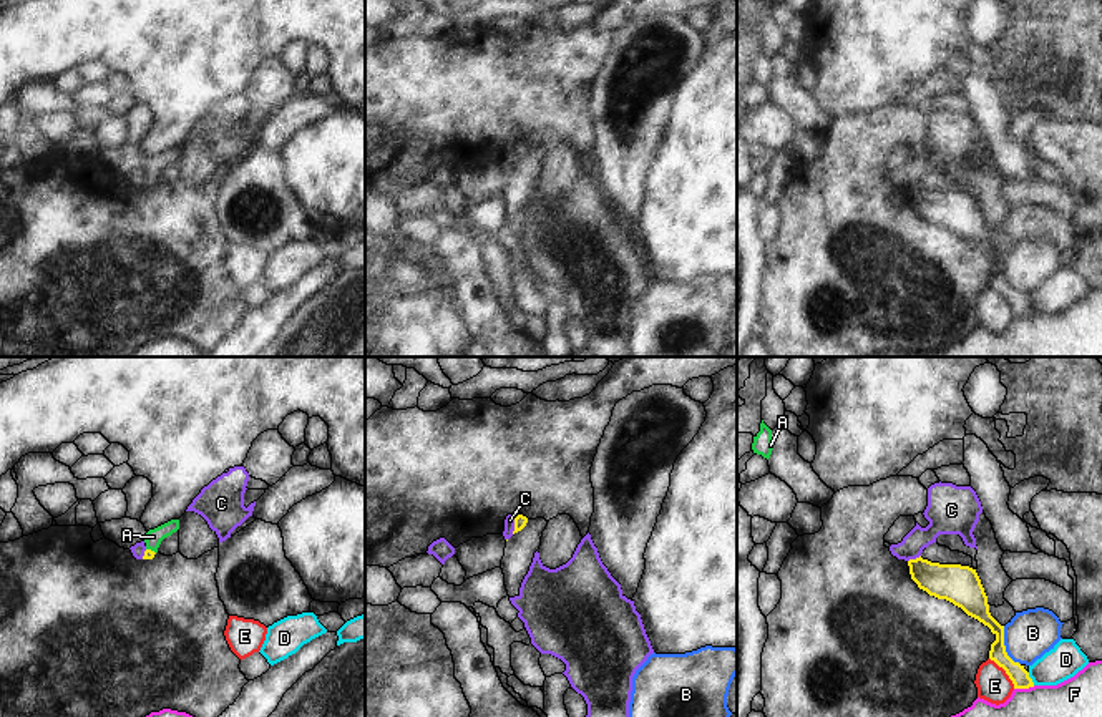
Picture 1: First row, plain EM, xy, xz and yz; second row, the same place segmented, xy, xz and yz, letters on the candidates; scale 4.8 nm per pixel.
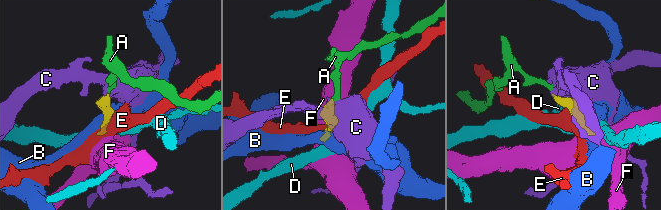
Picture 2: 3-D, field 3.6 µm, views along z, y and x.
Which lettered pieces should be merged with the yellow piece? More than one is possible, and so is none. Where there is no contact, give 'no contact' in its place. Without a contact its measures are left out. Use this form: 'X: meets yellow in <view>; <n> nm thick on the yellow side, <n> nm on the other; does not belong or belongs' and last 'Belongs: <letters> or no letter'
A: meets yellow in xy; 50 nm thick on the yellow side, 80 nm on the other; belongs
B: meets yellow in yz; 120 nm thick on the yellow side, 240 nm on the other; does not belong
C: meets yellow in xz; 60 nm thick on the yellow side, 50 nm on the other; does not belong
D: meets yellow in yz; 90 nm thick on the yellow side, 170 nm on the other; does not belong
E: meets yellow in yz; 90 nm thick on the yellow side, 160 nm on the other; does not belong
F: meets yellow in yz; 90 nm thick on the yellow side, 420 nm on the other; does not belong
Belongs: A

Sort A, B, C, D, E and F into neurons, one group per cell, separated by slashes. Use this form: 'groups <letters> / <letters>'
groups A / B / C / D / E / F

